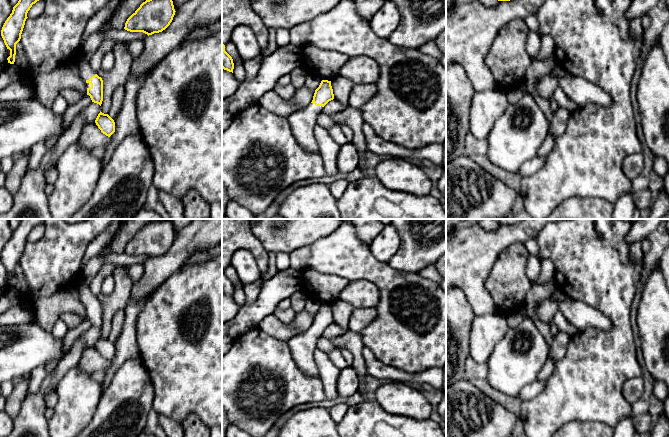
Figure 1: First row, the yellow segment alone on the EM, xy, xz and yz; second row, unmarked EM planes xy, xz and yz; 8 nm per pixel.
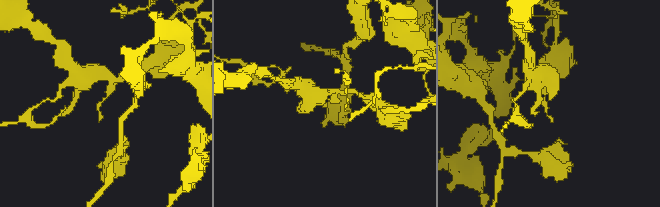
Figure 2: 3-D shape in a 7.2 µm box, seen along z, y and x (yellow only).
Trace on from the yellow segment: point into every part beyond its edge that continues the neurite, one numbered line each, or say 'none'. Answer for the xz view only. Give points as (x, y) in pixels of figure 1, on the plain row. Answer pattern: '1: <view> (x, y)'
1: xz (302, 346)

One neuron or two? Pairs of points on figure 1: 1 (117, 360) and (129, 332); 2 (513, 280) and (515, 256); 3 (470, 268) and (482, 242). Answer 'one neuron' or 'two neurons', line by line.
1: one neuron
2: one neuron
3: one neuron

